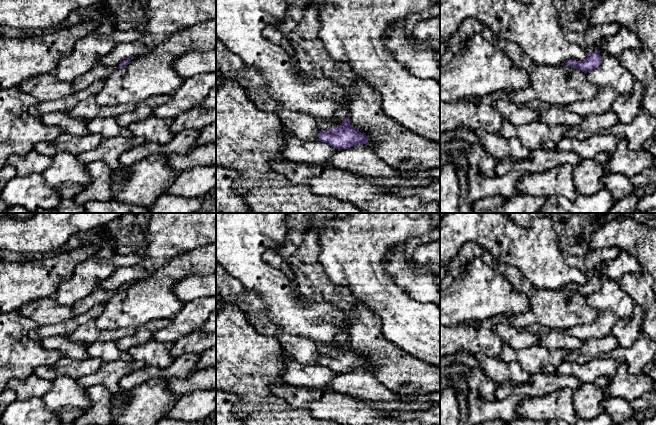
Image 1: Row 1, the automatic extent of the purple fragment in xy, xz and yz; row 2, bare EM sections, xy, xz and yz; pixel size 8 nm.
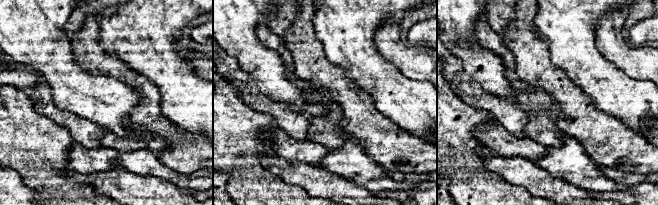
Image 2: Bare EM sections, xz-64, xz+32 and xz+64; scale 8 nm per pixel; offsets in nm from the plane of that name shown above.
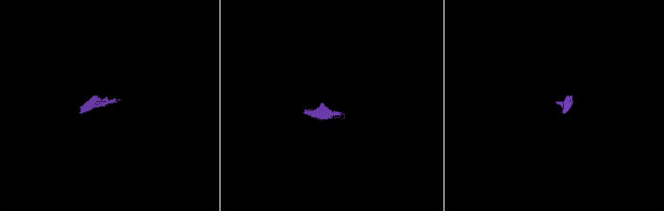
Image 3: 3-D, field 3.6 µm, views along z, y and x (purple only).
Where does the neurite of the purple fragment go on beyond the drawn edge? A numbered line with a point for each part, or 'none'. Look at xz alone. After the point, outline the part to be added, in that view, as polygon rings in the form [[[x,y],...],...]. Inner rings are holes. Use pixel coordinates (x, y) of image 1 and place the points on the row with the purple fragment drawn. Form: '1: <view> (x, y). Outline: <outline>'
1: xz (324, 124). Outline: [[[322,120],[320,122],[320,128],[321,130],[331,130],[336,127],[336,122],[328,121],[328,120]]]

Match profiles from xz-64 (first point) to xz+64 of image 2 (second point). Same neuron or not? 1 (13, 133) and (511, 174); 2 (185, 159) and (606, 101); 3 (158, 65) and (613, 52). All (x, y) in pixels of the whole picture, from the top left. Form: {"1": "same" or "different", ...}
{"1": "different", "2": "different", "3": "different"}

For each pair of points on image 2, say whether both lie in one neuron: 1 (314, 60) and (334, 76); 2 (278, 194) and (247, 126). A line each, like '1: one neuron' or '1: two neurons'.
1: one neuron
2: one neuron

